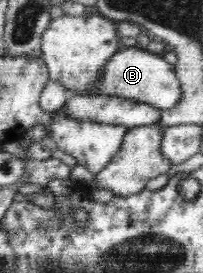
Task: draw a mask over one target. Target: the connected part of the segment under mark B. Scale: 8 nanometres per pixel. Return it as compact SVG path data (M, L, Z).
M136 46L121 47L108 59L102 69L98 85L88 94L109 95L144 102L156 109L164 110L178 105L182 90L175 66L165 61L163 54L154 54Z

